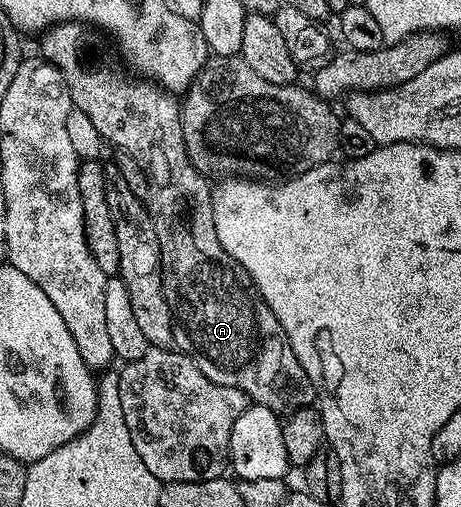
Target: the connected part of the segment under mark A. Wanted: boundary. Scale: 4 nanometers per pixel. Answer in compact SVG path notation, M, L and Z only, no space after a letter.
M85 22L55 24L41 38L41 57L56 66L64 76L73 109L92 119L103 143L110 145L111 142L118 146L114 148L132 156L132 160L136 160L146 173L150 197L145 199L145 203L162 253L162 287L164 300L168 300L170 316L174 319L174 346L187 354L196 368L208 376L208 380L218 386L244 392L251 403L273 407L274 394L286 394L288 401L298 402L294 404L313 403L316 398L314 385L308 380L304 368L300 368L300 360L296 360L296 352L292 352L292 344L284 328L280 328L280 320L276 320L276 316L272 316L272 308L264 304L252 276L248 276L248 272L244 272L244 268L236 264L228 252L224 252L220 236L216 236L212 186L206 183L209 182L207 175L199 173L190 162L181 130L179 99L150 80L121 82L111 43Z

